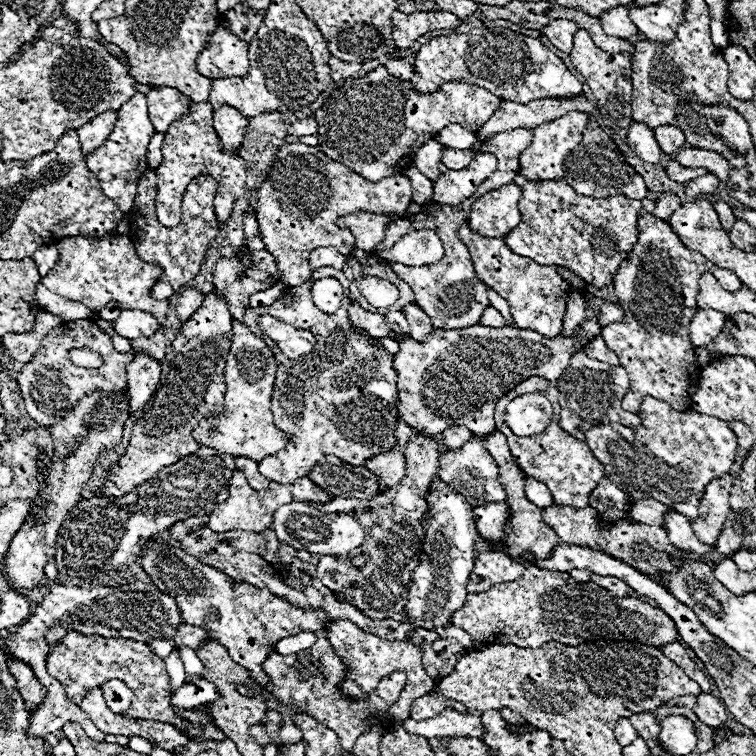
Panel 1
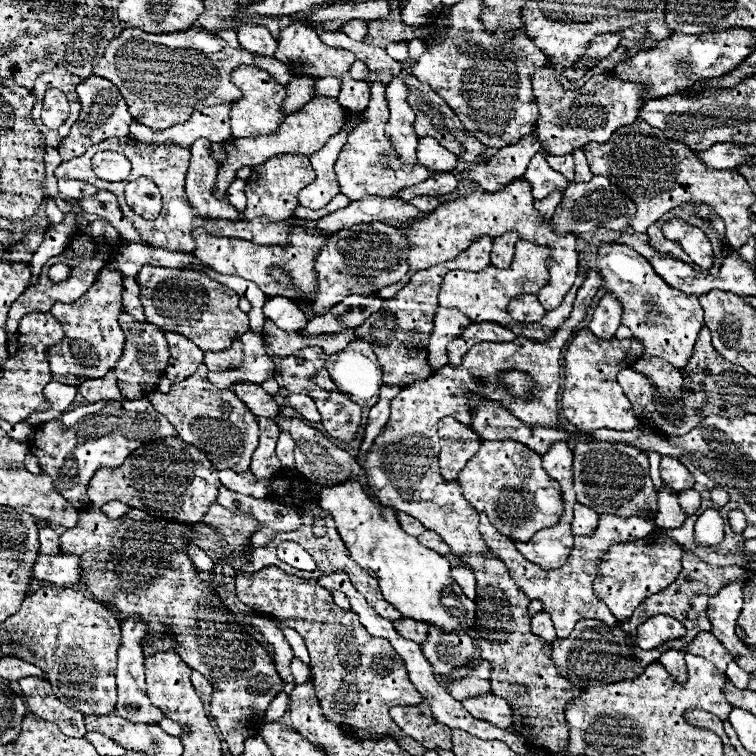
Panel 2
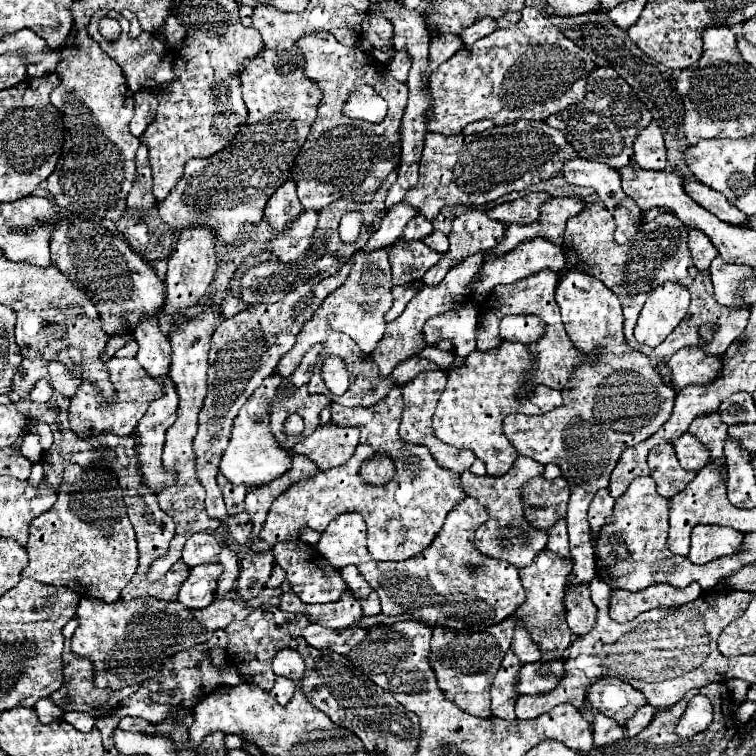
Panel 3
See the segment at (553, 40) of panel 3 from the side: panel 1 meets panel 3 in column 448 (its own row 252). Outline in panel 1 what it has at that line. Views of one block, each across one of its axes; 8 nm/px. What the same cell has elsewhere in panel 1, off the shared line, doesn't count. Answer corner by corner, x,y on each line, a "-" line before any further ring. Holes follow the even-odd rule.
114,234
102,238
66,236
56,242
56,248
60,252
60,260
42,278
42,284
50,292
66,300
80,302
94,312
100,312
110,300
118,300
124,310
150,312
156,320
160,320
160,324
164,324
170,304
150,298
150,288
158,280
160,268
158,264
146,264
138,260
134,244
126,236
114,236

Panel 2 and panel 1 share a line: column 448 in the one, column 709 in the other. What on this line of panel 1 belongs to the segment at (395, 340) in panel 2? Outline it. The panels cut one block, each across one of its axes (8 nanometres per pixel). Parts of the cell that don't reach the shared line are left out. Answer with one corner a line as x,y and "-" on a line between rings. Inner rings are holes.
650,212
640,214
638,240
616,274
616,296
626,320
608,324
600,332
606,346
618,352
618,358
622,360
620,366
630,376
630,390
622,400
624,410
638,414
644,396
654,396
656,400
670,404
676,412
690,410
702,368
696,364
694,346
688,334
696,308
694,296
698,292
698,278
704,272
714,272
728,292
742,288
742,282
734,272
722,270
702,254
686,248
666,220
658,220

